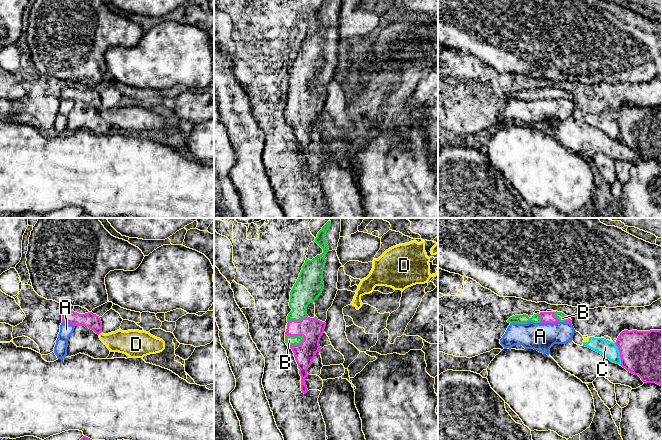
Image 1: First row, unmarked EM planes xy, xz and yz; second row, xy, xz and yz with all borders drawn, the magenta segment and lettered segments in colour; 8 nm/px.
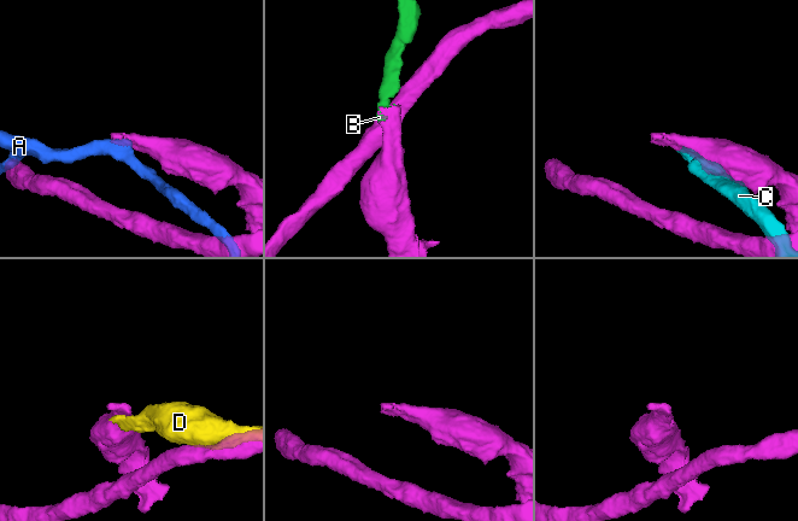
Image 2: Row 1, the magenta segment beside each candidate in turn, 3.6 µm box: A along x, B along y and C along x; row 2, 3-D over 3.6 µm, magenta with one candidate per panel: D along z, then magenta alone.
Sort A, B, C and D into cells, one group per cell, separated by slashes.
A / B / C D

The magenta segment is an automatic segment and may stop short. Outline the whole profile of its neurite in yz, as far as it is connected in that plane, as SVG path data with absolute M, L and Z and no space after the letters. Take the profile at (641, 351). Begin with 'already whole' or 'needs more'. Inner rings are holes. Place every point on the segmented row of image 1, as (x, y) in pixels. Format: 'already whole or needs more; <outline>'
already whole; M662 329L624 330L615 344L620 352L623 368L638 375L644 383L662 386Z

